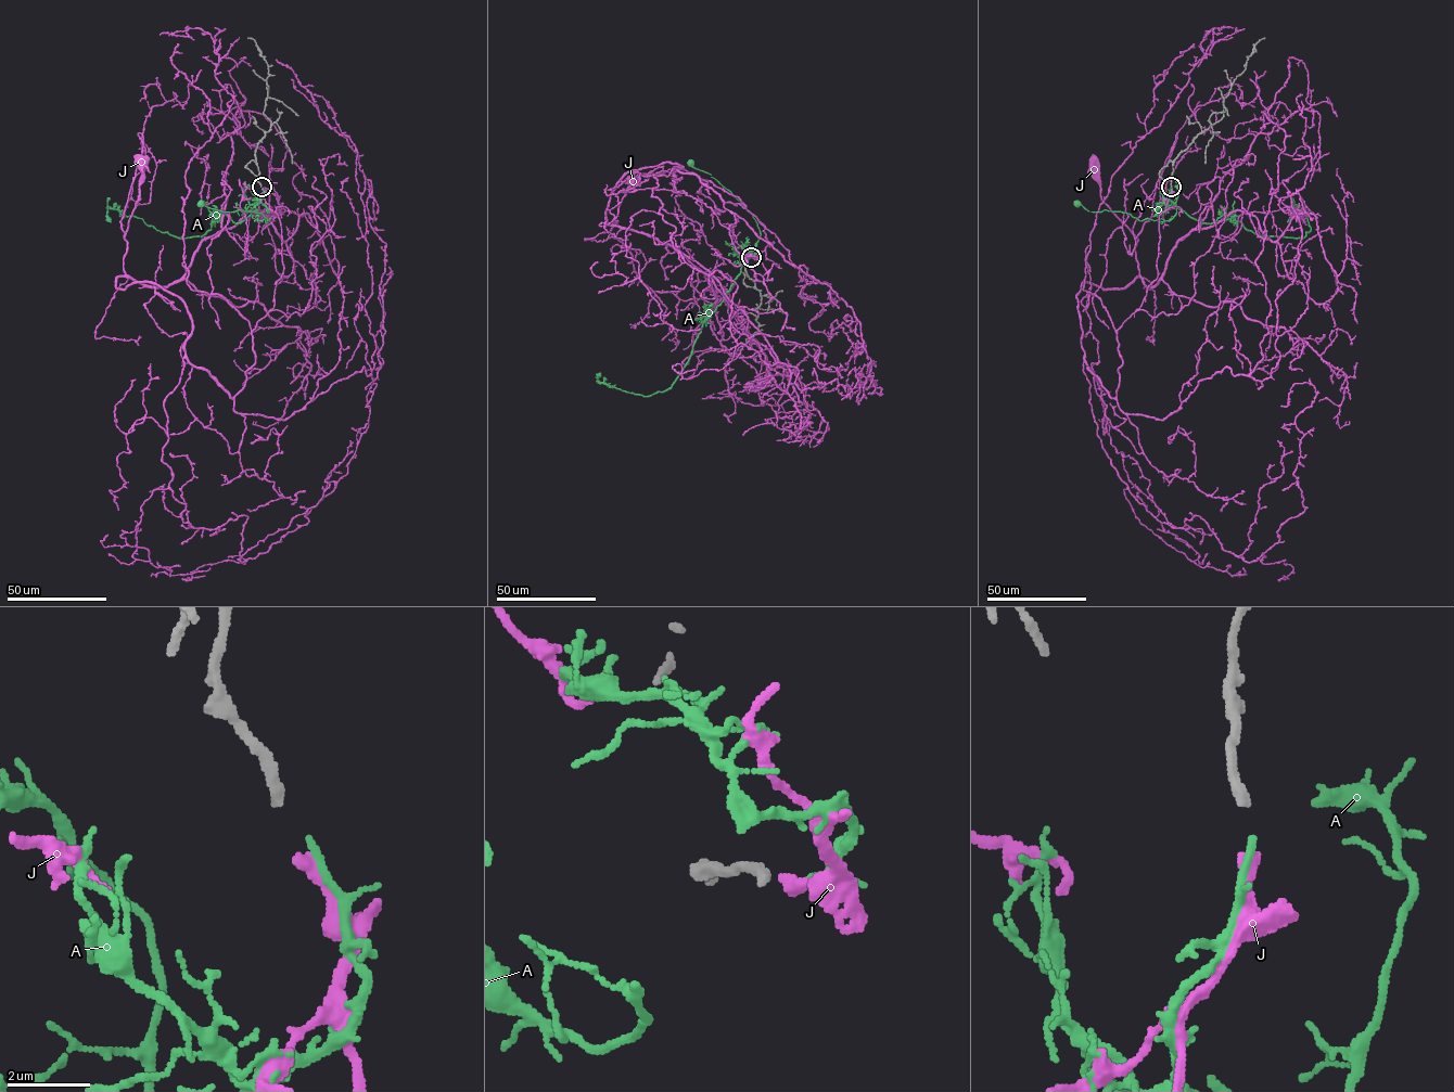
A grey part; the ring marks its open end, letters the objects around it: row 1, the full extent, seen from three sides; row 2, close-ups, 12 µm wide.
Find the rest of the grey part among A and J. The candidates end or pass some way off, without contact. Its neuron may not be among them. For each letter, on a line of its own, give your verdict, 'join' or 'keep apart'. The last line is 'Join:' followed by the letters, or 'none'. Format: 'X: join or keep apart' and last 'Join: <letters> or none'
A: keep apart
J: join
Join: J

